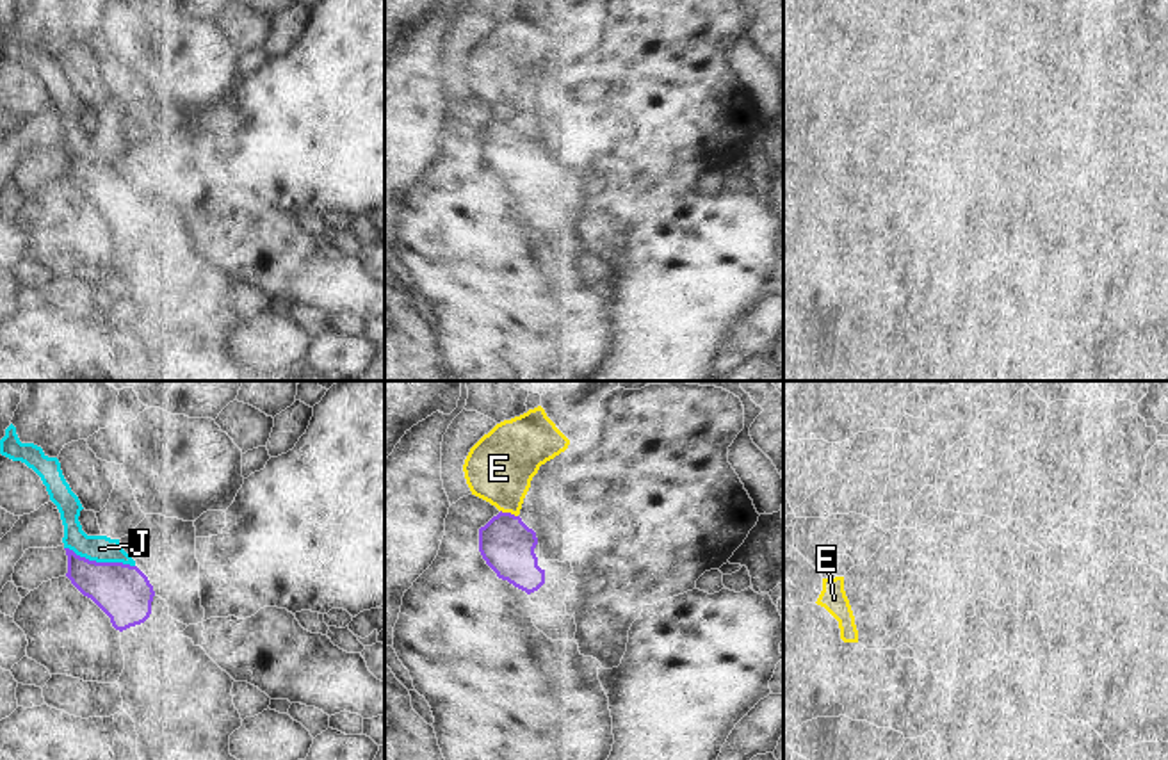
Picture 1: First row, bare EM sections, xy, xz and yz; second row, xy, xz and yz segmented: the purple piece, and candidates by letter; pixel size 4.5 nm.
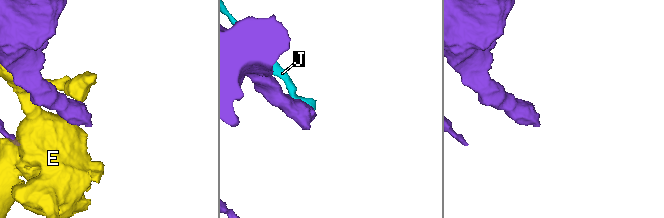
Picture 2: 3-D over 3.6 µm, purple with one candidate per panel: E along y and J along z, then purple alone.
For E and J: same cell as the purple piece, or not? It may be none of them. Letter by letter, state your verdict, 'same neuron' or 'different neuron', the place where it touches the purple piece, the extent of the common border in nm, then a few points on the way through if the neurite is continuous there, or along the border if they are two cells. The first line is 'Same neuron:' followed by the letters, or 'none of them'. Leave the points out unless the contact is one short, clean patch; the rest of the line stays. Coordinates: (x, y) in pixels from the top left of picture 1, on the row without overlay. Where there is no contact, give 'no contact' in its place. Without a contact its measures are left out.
Same neuron: none of them
E: different neuron | xz (510, 114) | 90 nm
J: different neuron | xy (100, 164) | 340 nm | along xy (64, 148), (89, 161), (121, 162), (134, 168)

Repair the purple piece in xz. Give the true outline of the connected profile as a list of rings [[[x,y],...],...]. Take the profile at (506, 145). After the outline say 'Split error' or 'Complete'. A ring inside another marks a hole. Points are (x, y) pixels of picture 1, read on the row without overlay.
[[[499,114],[479,130],[479,153],[499,180],[525,192],[541,215],[534,228],[548,240],[572,242],[577,233],[575,219],[566,215],[564,199],[575,190],[566,178],[572,164],[541,162],[536,133],[520,117]]]. Split error.

